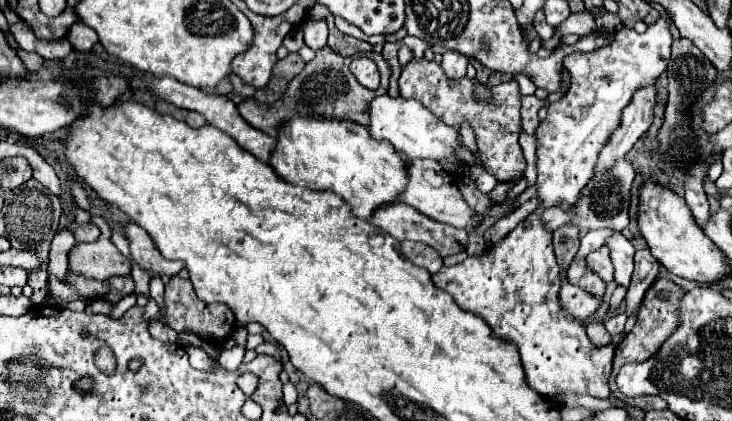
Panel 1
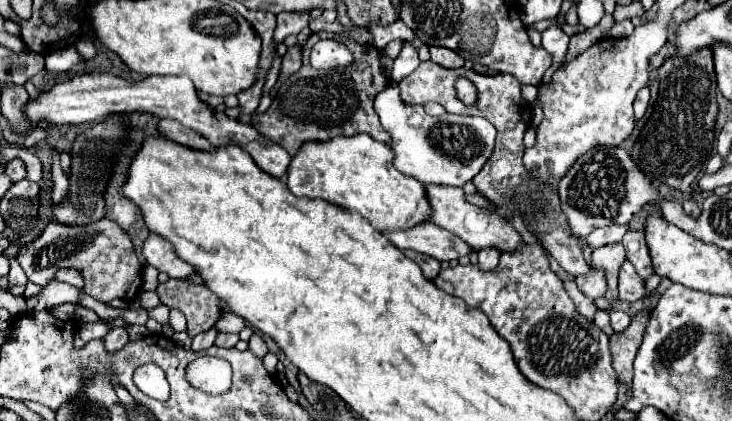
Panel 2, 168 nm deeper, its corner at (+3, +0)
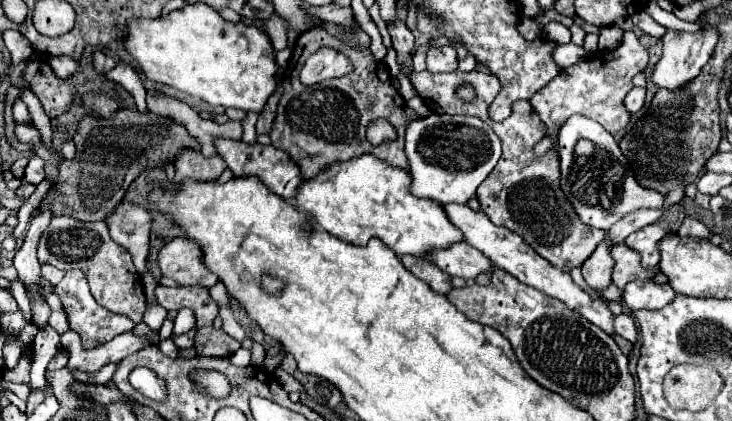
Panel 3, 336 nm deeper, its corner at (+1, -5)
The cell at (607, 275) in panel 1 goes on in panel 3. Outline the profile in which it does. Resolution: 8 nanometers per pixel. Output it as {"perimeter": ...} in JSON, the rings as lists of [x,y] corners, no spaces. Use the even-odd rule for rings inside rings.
{"perimeter":[[[623,242],[613,248],[613,258],[615,258],[613,284],[617,284],[619,288],[625,288],[625,284],[633,280],[653,280],[661,272],[659,266],[643,268],[639,252],[635,252]]]}

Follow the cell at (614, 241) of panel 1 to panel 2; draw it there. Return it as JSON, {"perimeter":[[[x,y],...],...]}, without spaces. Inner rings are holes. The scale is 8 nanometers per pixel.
{"perimeter":[[[625,259],[619,269],[619,299],[631,303],[631,301],[643,299],[645,295],[649,295],[649,291],[645,289],[645,283],[639,279],[635,269],[631,267],[631,261]]]}

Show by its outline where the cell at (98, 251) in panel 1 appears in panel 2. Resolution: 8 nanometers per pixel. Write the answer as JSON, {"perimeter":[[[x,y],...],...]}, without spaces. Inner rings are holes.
{"perimeter":[[[63,269],[63,271],[57,271],[57,273],[55,273],[55,279],[65,281],[65,283],[69,283],[69,285],[75,285],[75,287],[83,289],[83,275],[81,275],[79,271],[75,271],[75,269]]]}

